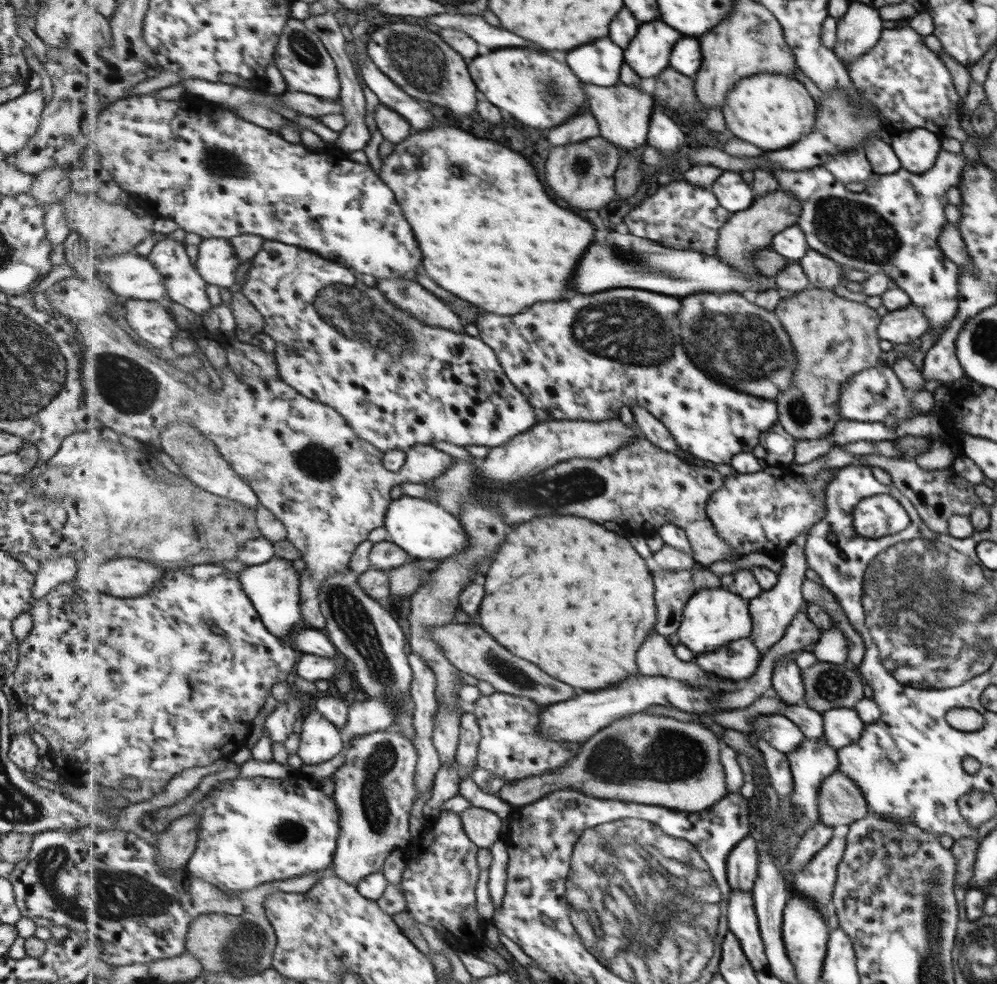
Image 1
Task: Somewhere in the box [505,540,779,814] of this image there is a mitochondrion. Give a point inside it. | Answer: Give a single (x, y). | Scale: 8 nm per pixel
(673, 755)

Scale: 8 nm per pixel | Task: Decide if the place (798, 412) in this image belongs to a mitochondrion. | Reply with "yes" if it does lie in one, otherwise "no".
yes

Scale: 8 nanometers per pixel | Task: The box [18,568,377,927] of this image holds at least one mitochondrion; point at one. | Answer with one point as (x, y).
(122, 894)

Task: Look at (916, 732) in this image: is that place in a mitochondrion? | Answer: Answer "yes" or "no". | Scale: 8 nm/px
no

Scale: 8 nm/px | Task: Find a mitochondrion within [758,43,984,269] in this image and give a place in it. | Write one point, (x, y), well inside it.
(855, 230)

